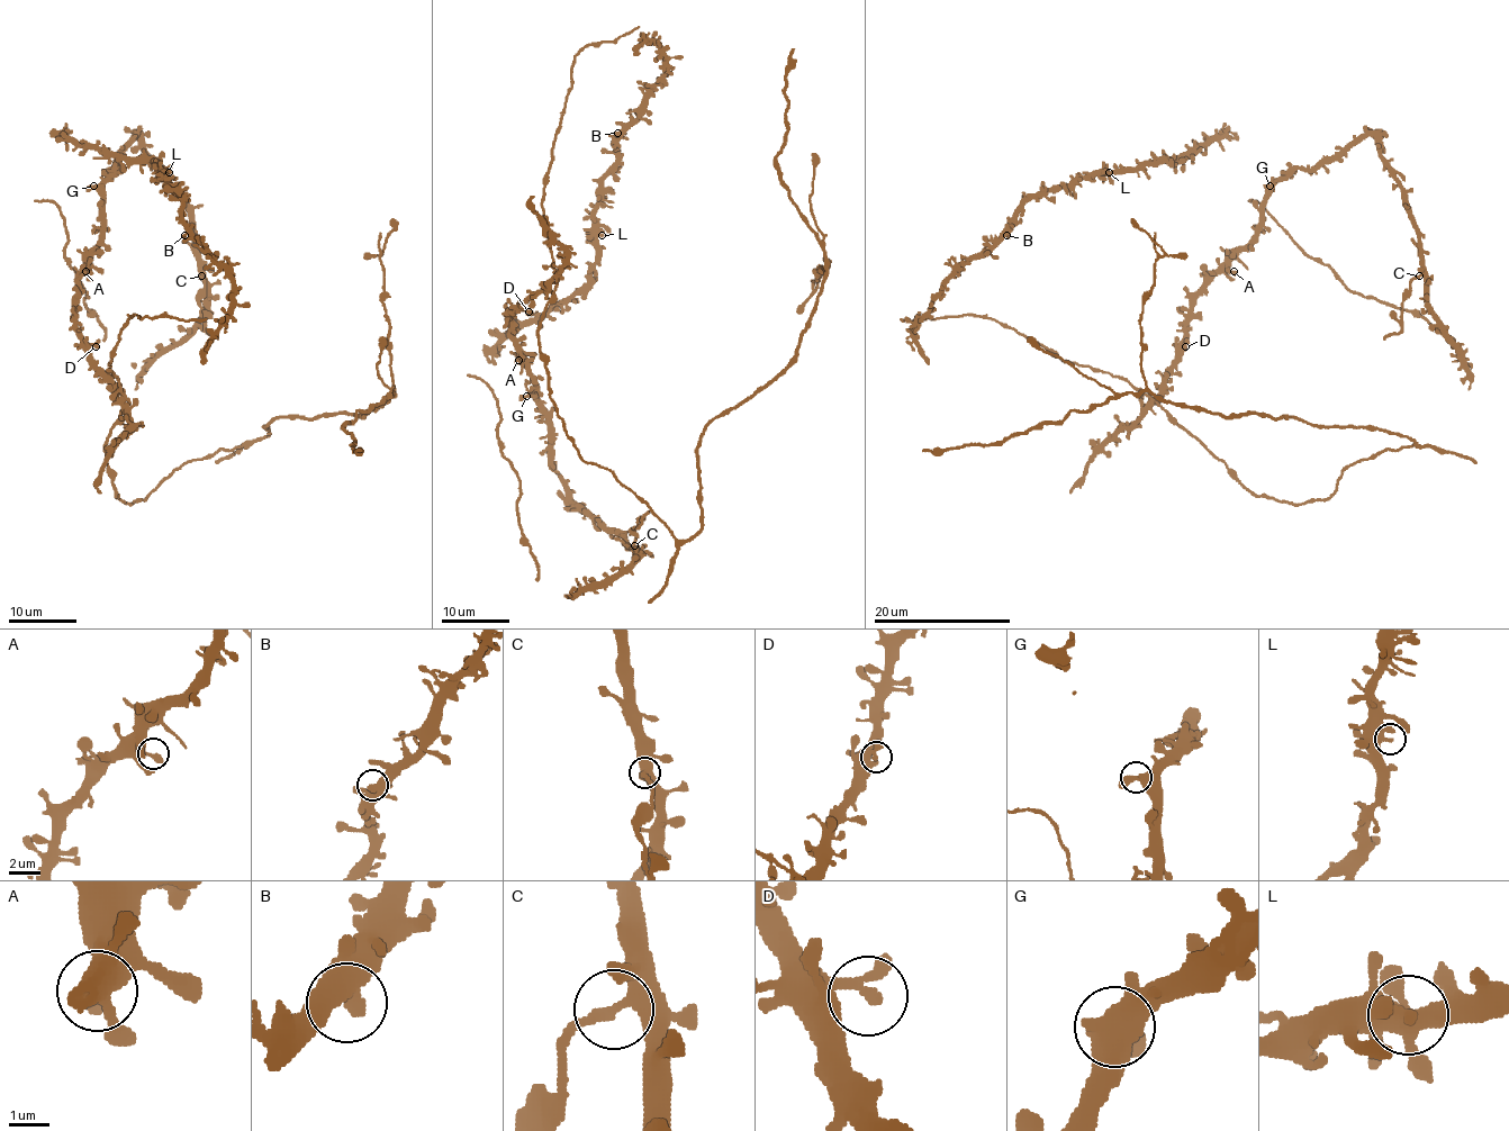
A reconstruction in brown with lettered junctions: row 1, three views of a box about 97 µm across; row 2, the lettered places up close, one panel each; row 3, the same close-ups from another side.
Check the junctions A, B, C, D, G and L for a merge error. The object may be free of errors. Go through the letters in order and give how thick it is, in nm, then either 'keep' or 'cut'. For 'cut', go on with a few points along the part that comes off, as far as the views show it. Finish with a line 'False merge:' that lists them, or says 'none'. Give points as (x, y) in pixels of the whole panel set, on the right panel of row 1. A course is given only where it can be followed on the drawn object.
A: calibre 440 nm; keep
B: calibre 480 nm; keep
C: calibre 360 nm; cut; course (1419, 277), (1410, 281), (1410, 293), (1402, 302), (1400, 331), (1383, 340)
D: calibre 240 nm; keep
G: calibre 480 nm; keep
L: calibre 320 nm; keep
False merge: C

